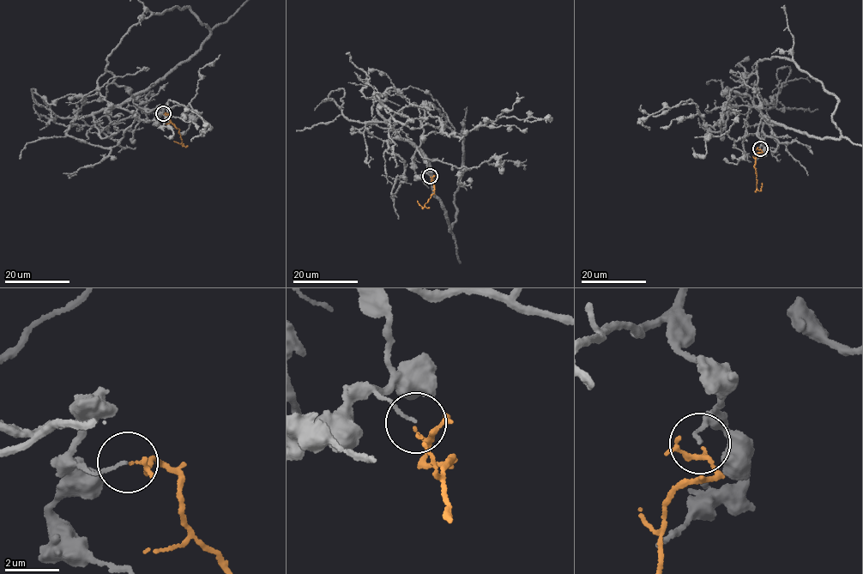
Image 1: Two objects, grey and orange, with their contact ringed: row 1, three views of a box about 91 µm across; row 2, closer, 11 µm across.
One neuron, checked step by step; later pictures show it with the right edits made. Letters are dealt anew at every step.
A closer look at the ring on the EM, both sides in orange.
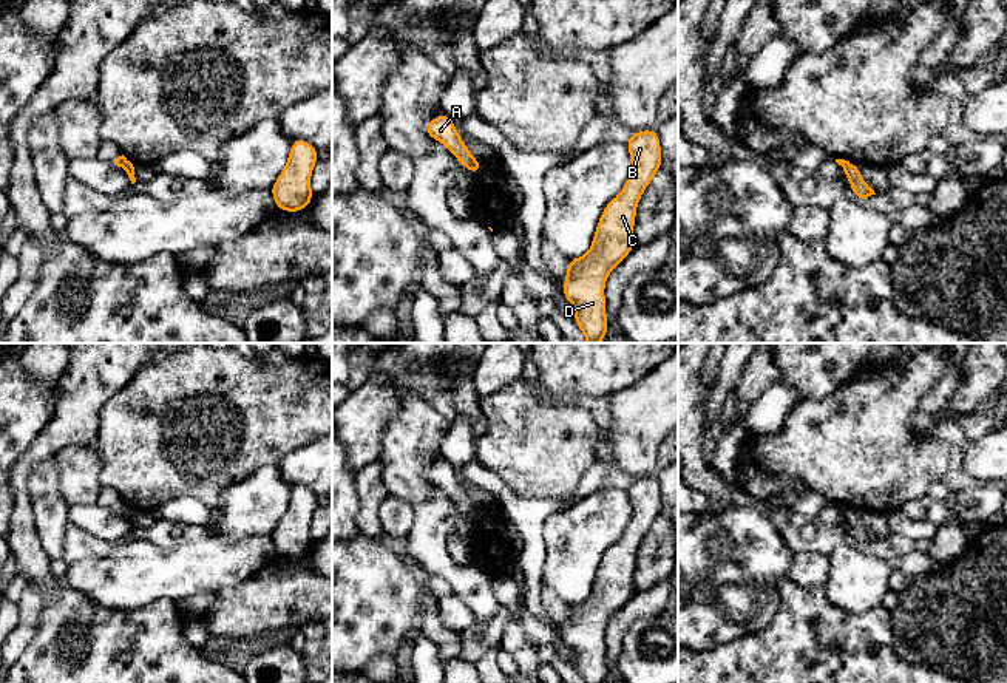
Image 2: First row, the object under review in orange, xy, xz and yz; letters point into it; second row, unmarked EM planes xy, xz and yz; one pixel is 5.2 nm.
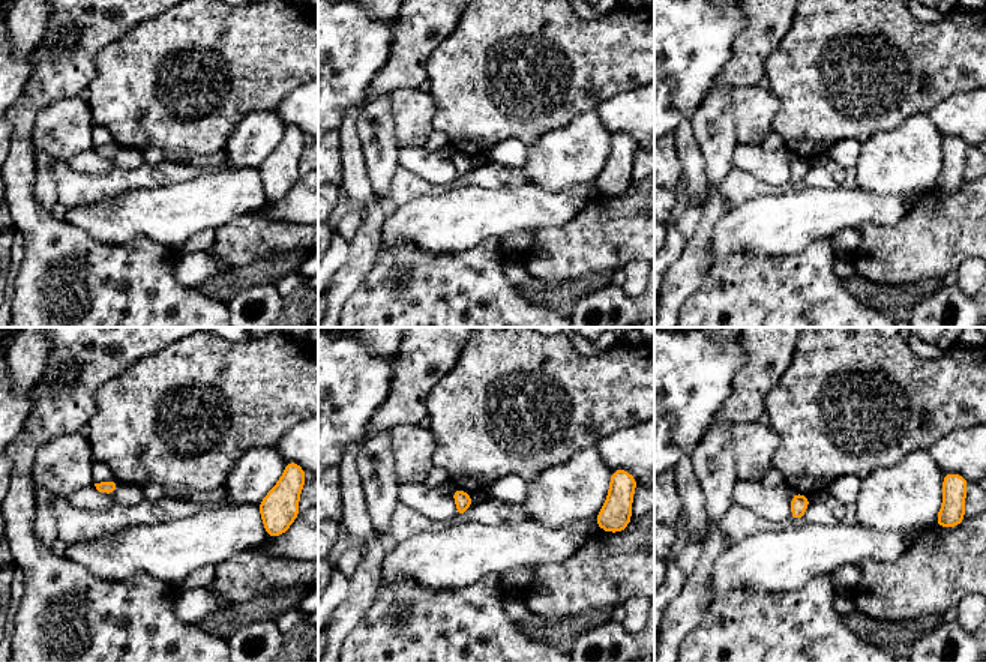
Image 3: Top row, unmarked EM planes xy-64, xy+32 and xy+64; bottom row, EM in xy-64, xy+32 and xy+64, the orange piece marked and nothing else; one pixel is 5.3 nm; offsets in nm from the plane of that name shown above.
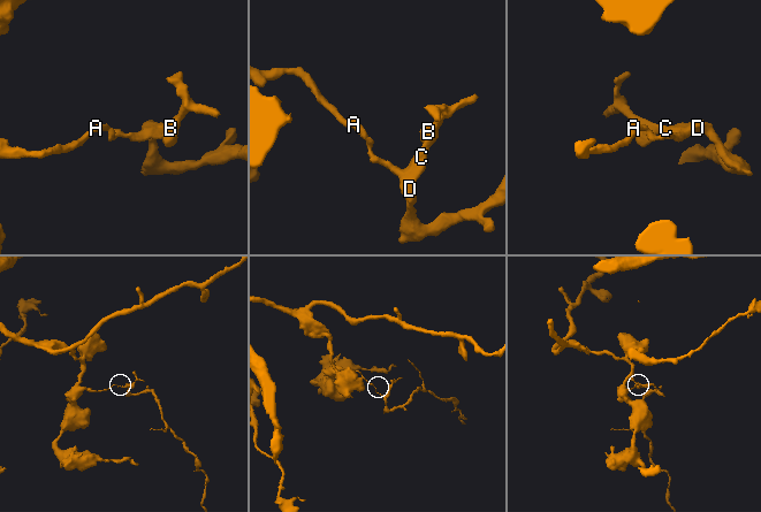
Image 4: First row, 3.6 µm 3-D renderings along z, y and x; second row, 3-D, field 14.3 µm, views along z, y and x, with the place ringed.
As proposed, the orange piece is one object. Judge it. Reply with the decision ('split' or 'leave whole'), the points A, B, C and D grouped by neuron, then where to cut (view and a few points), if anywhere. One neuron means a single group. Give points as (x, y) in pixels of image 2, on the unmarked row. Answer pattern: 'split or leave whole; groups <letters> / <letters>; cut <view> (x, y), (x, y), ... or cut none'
split; groups A / B C D; cut xy (130, 507), (124, 515)

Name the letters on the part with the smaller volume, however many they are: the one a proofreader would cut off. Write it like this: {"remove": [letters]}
{"remove": ["B", "C", "D"]}

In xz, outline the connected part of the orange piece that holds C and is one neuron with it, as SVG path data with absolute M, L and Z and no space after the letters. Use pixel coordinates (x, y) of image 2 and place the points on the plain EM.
M643 476L629 482L630 522L622 536L601 558L588 598L570 604L562 640L575 654L575 669L584 683L605 683L604 634L609 620L632 598L636 552L661 513L659 481Z

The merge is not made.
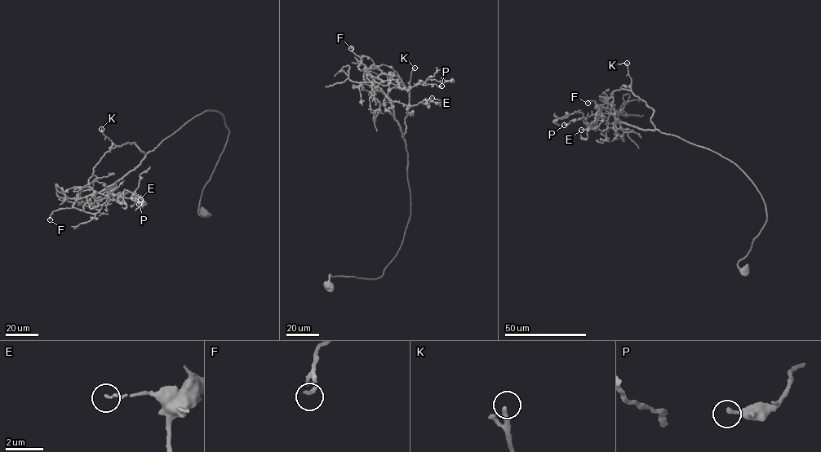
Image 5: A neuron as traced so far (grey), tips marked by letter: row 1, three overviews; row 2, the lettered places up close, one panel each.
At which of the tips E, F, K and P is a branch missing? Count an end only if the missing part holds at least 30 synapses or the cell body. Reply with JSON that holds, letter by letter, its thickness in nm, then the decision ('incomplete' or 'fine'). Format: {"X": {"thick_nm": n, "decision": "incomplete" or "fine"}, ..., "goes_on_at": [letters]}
{"E": {"thick_nm": 100, "decision": "fine"}, "F": {"thick_nm": 200, "decision": "fine"}, "K": {"thick_nm": 240, "decision": "incomplete"}, "P": {"thick_nm": 200, "decision": "fine"}, "goes_on_at": ["K"]}

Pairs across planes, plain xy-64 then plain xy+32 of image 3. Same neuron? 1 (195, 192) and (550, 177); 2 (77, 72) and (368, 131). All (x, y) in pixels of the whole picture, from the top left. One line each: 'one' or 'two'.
1: two
2: two

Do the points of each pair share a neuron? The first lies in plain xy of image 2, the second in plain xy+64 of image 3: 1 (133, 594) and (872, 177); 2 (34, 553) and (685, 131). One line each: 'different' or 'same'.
1: different
2: same

